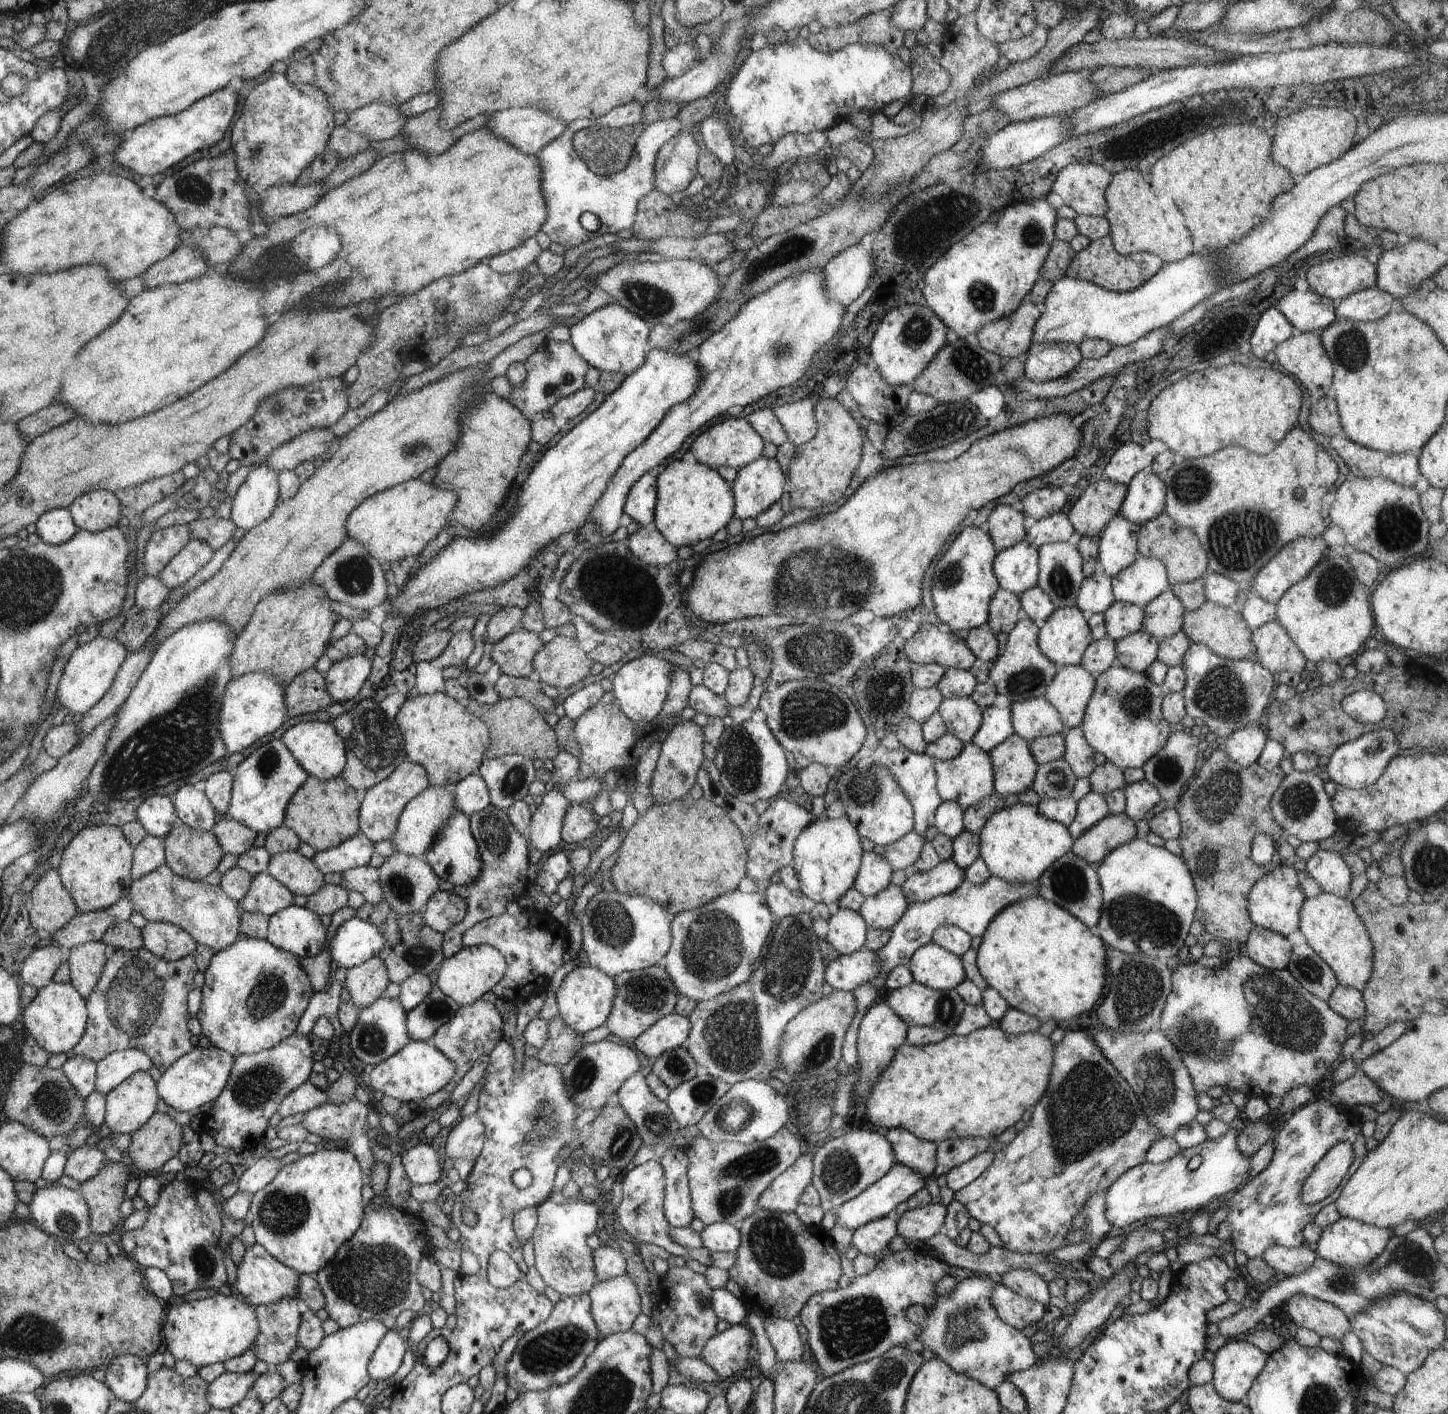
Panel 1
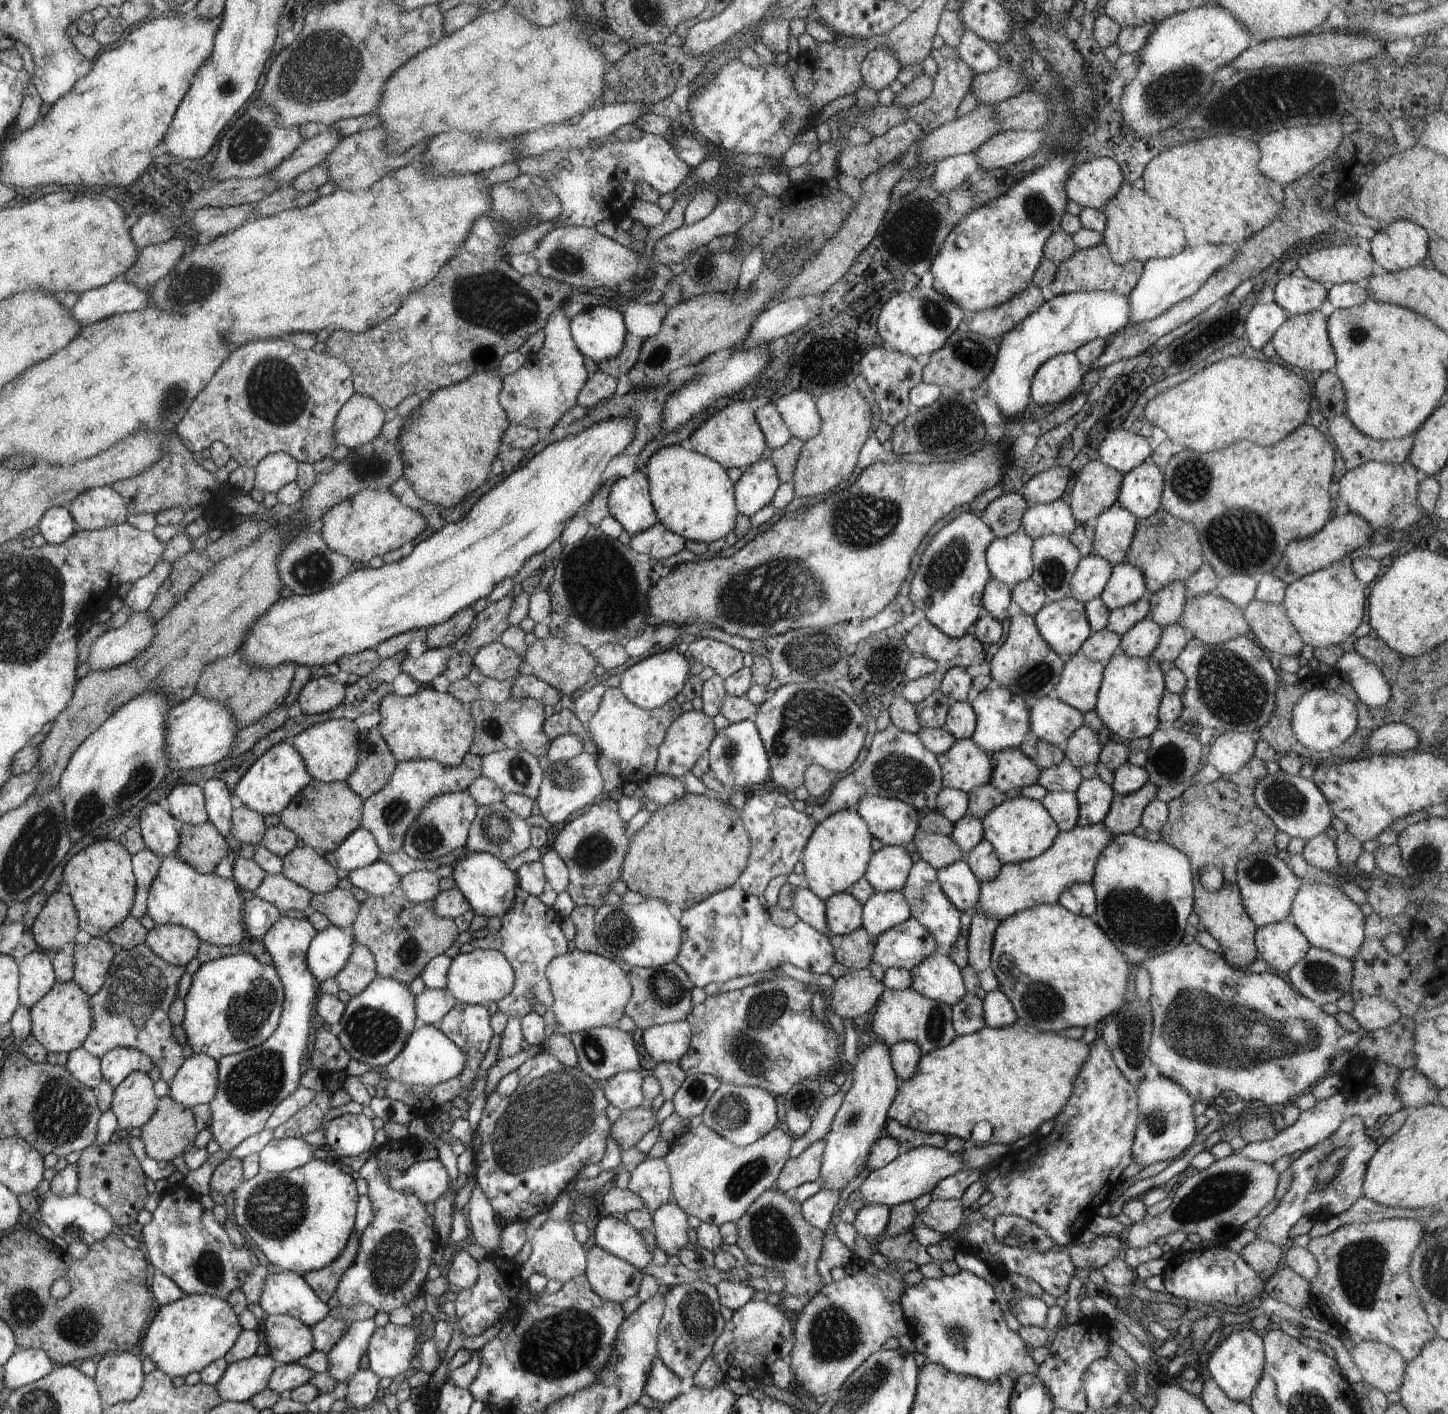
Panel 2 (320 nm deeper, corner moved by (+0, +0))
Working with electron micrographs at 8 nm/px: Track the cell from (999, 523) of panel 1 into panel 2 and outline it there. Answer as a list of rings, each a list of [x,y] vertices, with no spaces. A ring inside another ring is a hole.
[[[1021,493],[1005,494],[990,502],[981,519],[996,537],[1004,538],[1021,527],[1022,515],[1028,507],[1028,501]]]

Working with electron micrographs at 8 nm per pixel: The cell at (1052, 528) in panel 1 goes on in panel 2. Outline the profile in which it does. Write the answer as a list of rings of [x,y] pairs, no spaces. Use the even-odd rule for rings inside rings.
[[[1062,497],[1048,504],[1029,506],[1022,515],[1022,528],[1034,539],[1044,535],[1069,535],[1079,523]]]

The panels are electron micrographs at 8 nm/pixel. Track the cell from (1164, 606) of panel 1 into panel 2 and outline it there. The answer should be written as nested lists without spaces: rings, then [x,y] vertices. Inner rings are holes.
[[[1185,581],[1168,583],[1164,588],[1149,594],[1149,616],[1161,627],[1178,622],[1183,611],[1183,604],[1187,601],[1187,588]]]

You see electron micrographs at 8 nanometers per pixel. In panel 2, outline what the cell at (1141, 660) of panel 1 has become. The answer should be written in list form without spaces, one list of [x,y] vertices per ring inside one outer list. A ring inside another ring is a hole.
[[[1150,616],[1142,619],[1121,636],[1122,653],[1131,657],[1150,657],[1158,646],[1162,631],[1163,627],[1154,622]]]

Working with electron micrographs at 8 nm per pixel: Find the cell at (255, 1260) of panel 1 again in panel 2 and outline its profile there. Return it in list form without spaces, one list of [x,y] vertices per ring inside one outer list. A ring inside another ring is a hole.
[[[294,1271],[269,1273],[263,1284],[259,1302],[269,1315],[288,1315],[303,1322],[309,1329],[328,1317],[330,1308],[303,1275]]]

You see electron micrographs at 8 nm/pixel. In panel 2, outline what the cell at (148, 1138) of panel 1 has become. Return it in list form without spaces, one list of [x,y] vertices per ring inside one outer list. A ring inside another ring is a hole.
[[[165,1095],[157,1106],[157,1113],[142,1127],[140,1138],[150,1158],[172,1162],[194,1144],[196,1134],[192,1108]]]

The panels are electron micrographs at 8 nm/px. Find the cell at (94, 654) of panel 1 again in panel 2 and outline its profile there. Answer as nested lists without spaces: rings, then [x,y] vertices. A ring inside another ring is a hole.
[[[148,611],[132,613],[117,629],[108,630],[91,647],[88,664],[92,671],[117,668],[144,653],[153,644],[157,621]]]

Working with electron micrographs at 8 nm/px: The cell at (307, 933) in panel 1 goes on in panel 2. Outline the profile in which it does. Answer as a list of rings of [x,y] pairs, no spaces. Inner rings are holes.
[[[282,914],[260,939],[282,979],[285,1004],[280,1026],[268,1041],[241,1053],[222,1057],[218,1062],[220,1088],[214,1100],[209,1102],[212,1110],[212,1124],[209,1127],[213,1139],[228,1153],[250,1134],[264,1130],[264,1124],[267,1124],[274,1110],[299,1087],[302,1072],[309,1068],[306,1046],[310,1036],[310,1018],[315,1009],[316,986],[307,954],[312,944],[310,940],[317,934],[306,918],[286,918]]]

